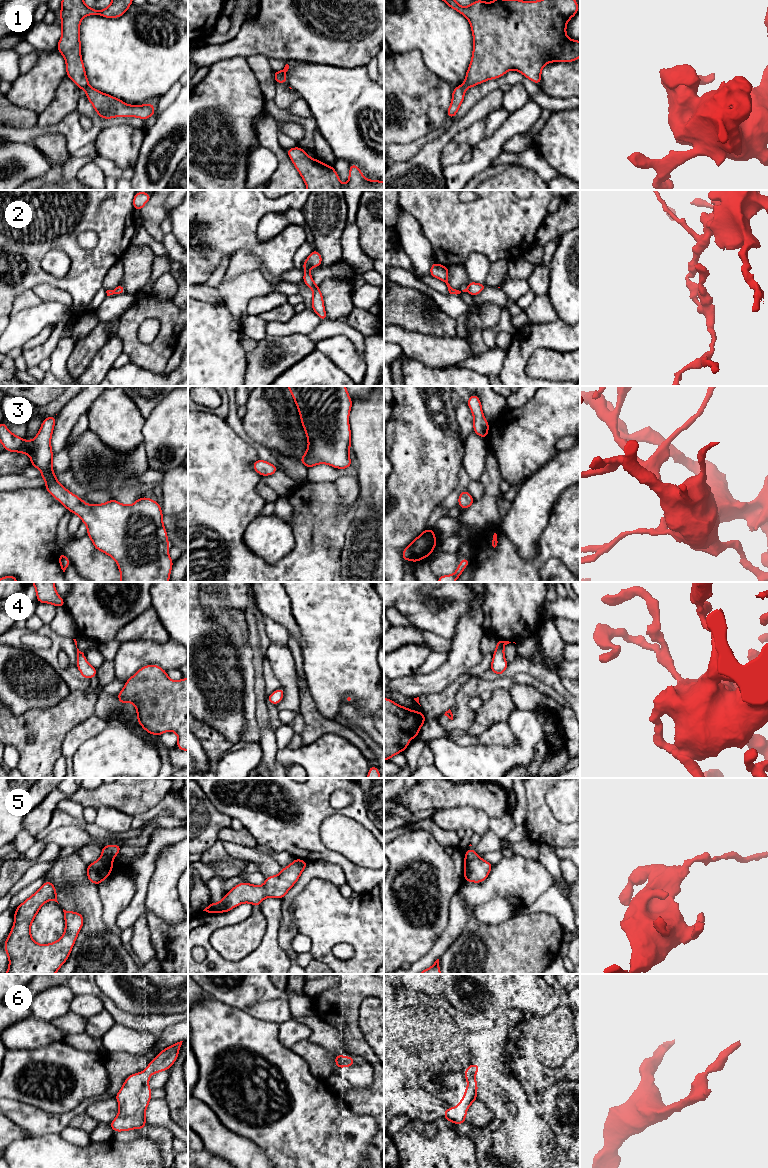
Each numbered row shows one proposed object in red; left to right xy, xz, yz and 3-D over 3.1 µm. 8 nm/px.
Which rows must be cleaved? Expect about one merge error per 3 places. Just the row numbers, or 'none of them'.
1, 5

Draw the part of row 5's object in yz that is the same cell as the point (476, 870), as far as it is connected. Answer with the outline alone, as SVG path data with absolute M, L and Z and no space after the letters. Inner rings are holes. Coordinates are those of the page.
M481 857L464 861L464 880L474 883L484 882L488 877L493 864Z

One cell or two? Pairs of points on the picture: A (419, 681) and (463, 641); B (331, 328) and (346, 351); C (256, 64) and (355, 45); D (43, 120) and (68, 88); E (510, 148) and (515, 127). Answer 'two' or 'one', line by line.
A: one
B: two
C: two
D: one
E: two

